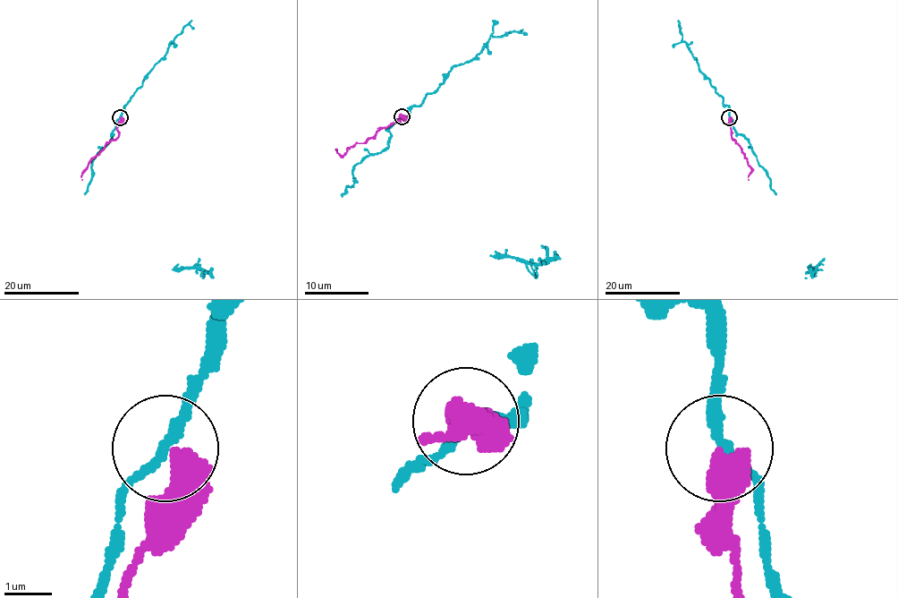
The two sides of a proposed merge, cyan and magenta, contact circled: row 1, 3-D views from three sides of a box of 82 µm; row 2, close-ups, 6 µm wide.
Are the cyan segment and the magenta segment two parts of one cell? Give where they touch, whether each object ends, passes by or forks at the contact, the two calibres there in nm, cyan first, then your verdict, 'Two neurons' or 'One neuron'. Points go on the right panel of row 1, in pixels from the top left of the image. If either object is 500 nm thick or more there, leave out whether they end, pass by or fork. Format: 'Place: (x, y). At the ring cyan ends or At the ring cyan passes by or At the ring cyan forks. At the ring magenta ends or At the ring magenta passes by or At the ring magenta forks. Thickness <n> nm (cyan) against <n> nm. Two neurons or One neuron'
Place: (729, 117). Thickness 220 nm (cyan) against 500 nm. Two neurons

